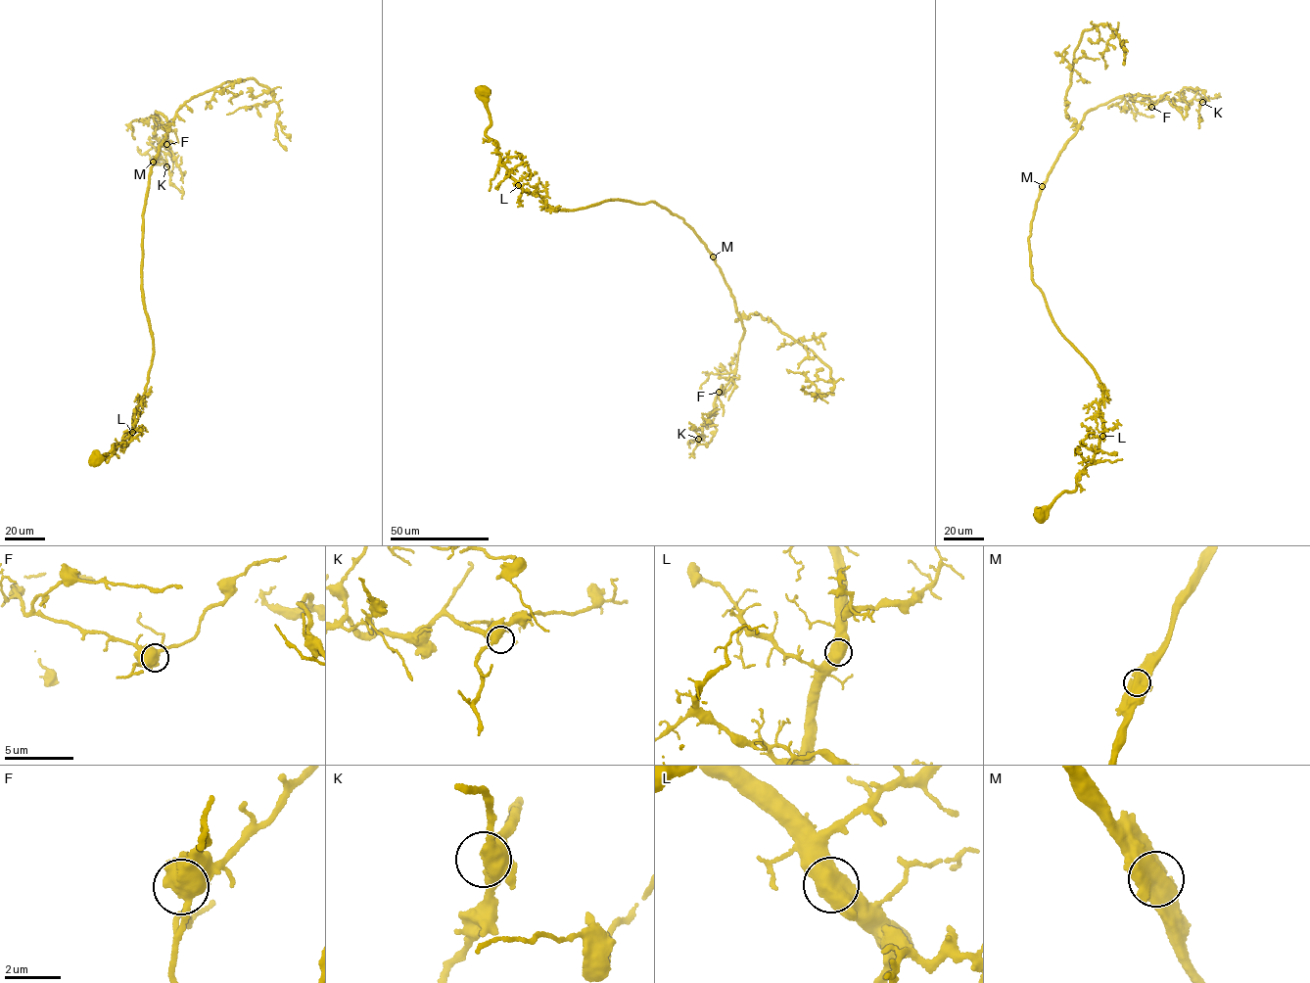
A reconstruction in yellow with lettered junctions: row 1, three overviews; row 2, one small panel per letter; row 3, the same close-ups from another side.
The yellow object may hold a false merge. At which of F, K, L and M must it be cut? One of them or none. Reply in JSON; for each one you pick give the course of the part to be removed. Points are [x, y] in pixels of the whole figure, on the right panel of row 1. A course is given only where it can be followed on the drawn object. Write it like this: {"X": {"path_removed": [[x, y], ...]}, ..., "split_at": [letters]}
{"split_at": []}

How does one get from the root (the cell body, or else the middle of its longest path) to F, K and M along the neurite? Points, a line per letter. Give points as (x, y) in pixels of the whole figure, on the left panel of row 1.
F: (97, 456), (134, 429), (152, 358), (142, 289), (143, 214), (152, 162), (168, 128), (156, 112), (166, 144)
K: (97, 456), (134, 429), (152, 358), (143, 214), (168, 128), (156, 112), (156, 151), (166, 166)
M: (97, 456), (102, 458), (134, 429), (133, 414), (147, 383), (153, 343), (142, 289), (143, 214), (153, 161)

